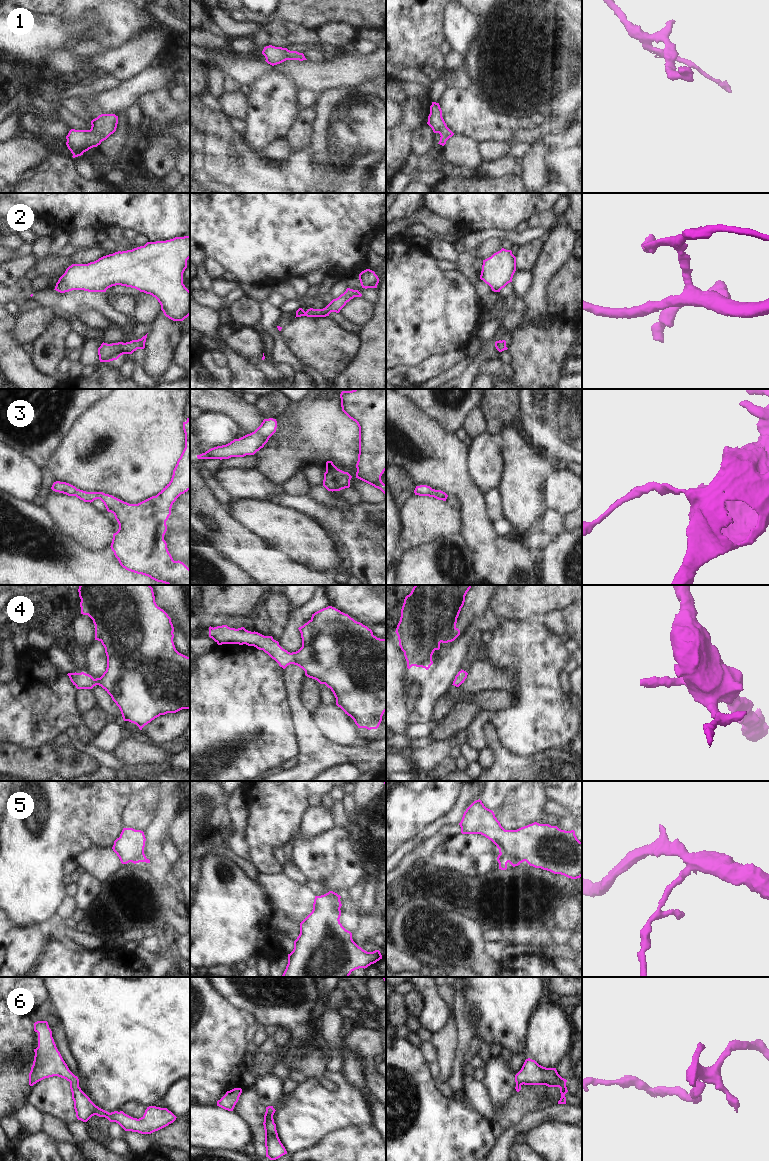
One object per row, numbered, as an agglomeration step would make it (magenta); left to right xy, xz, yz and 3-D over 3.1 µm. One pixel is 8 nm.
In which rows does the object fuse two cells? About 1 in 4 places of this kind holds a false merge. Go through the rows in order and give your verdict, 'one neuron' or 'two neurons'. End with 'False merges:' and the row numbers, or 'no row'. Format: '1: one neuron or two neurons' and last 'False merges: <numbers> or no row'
1: one neuron
2: one neuron
3: one neuron
4: one neuron
5: two neurons
6: one neuron
False merges: 5

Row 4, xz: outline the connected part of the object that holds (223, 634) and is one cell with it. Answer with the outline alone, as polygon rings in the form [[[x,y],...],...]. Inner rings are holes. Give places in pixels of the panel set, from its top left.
[[[332,606],[312,614],[311,619],[298,629],[302,647],[292,653],[283,649],[272,636],[251,632],[244,627],[210,626],[209,637],[218,645],[254,646],[267,653],[283,669],[290,664],[299,666],[307,677],[331,689],[336,705],[354,720],[358,728],[377,729],[386,711],[386,639],[377,638],[367,626]]]

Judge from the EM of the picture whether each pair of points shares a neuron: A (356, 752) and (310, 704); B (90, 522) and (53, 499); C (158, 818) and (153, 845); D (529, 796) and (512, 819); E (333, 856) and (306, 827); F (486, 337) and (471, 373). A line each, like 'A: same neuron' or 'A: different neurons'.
A: different neurons
B: same neuron
C: same neuron
D: same neuron
E: different neurons
F: same neuron

